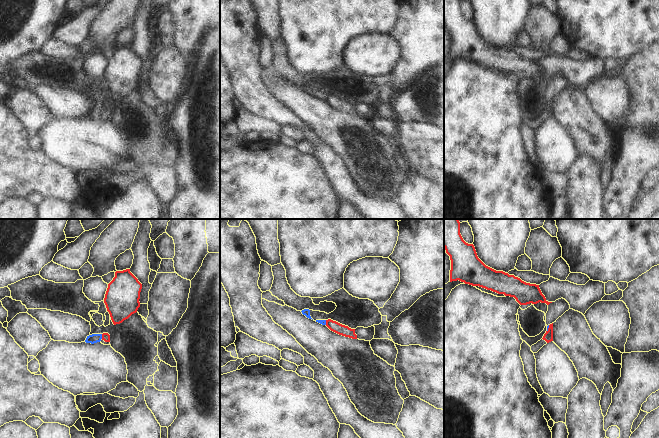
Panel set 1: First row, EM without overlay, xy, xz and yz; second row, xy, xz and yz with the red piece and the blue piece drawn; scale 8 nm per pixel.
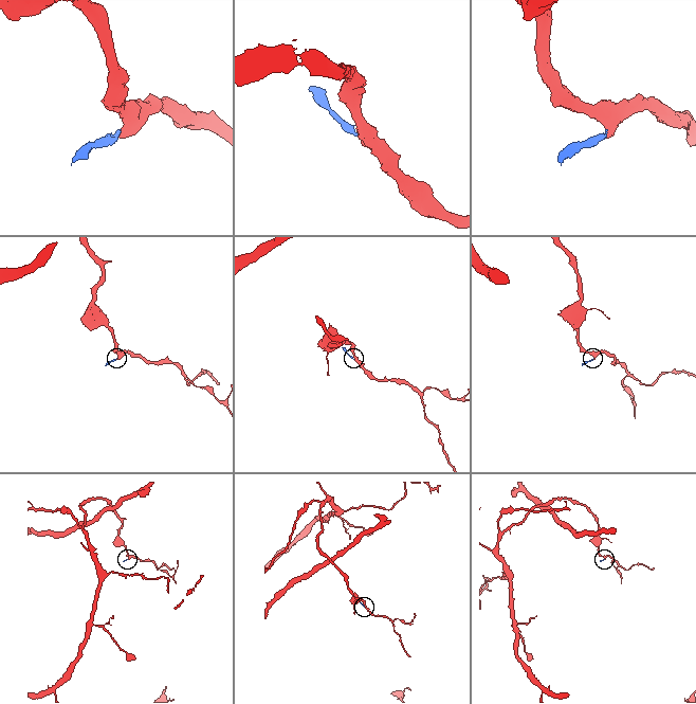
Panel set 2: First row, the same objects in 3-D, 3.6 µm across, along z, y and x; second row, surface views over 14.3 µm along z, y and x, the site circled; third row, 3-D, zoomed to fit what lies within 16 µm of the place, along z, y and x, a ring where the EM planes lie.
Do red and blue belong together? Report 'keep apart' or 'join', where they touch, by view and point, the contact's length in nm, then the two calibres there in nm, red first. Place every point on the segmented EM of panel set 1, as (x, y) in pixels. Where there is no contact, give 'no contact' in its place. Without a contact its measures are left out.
keep apart | xy (102, 336) | 40 nm | 60/80 nm

